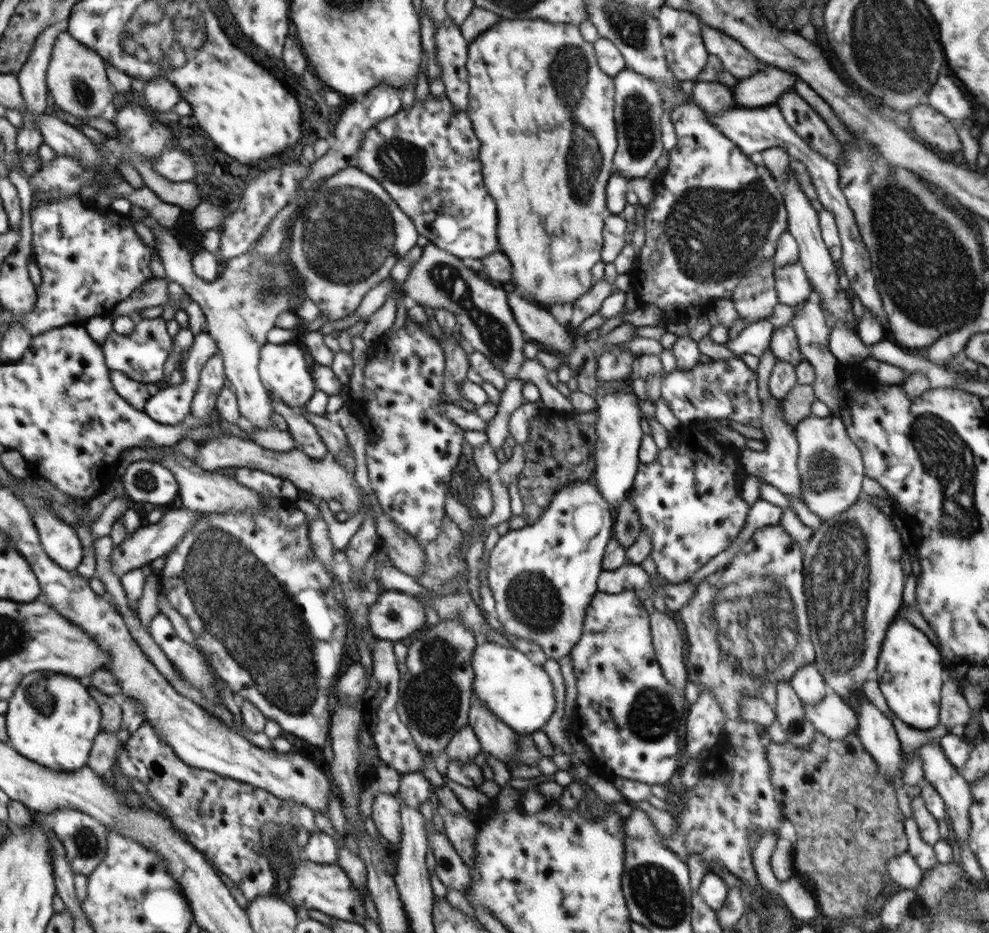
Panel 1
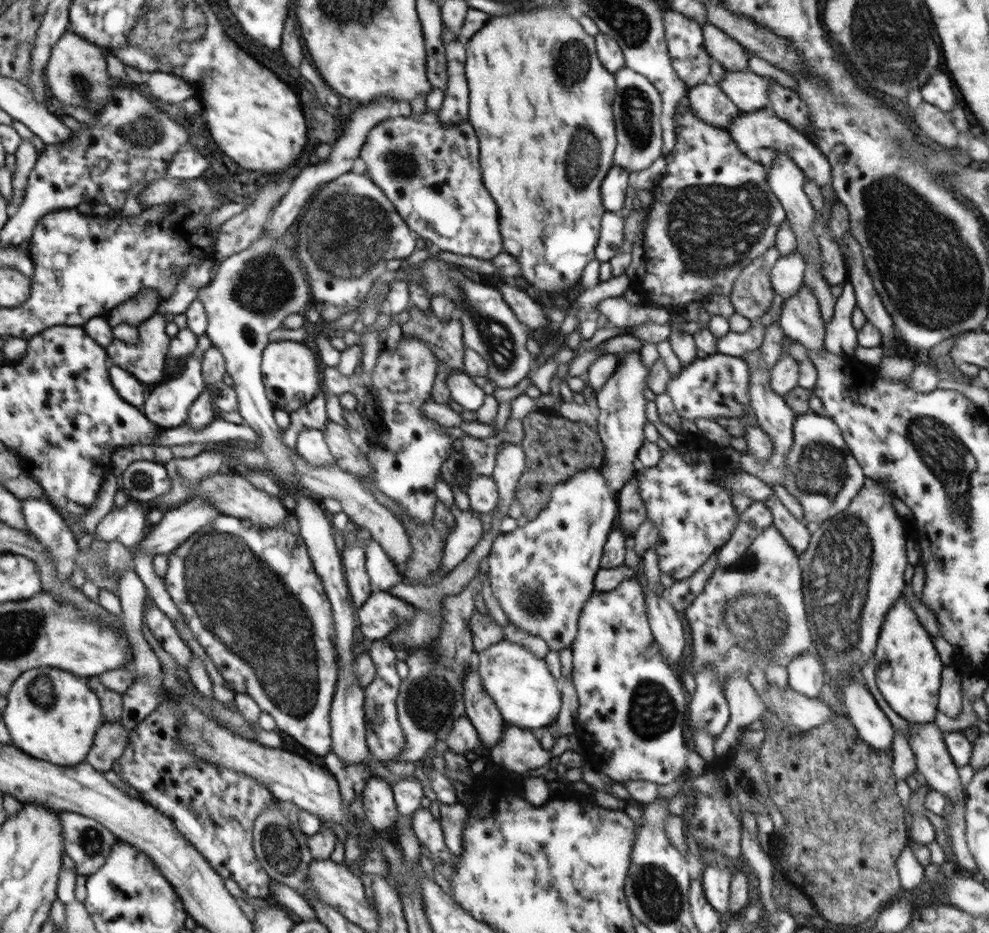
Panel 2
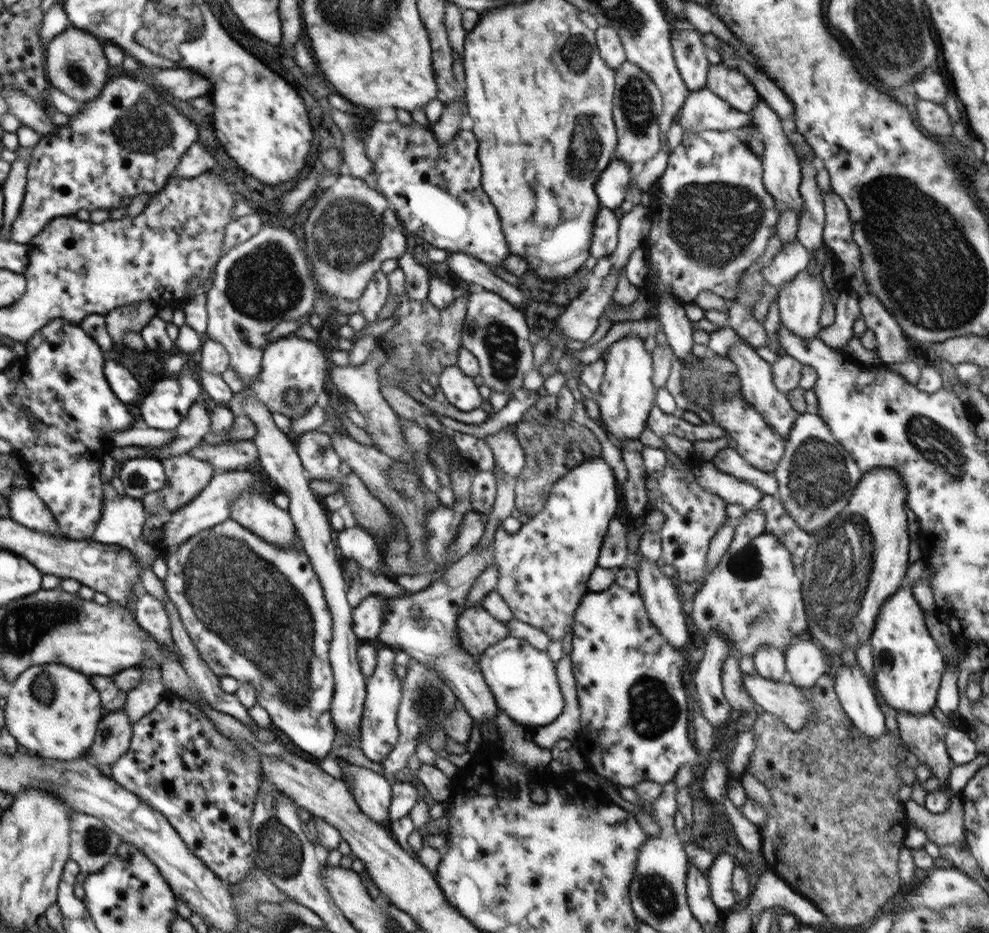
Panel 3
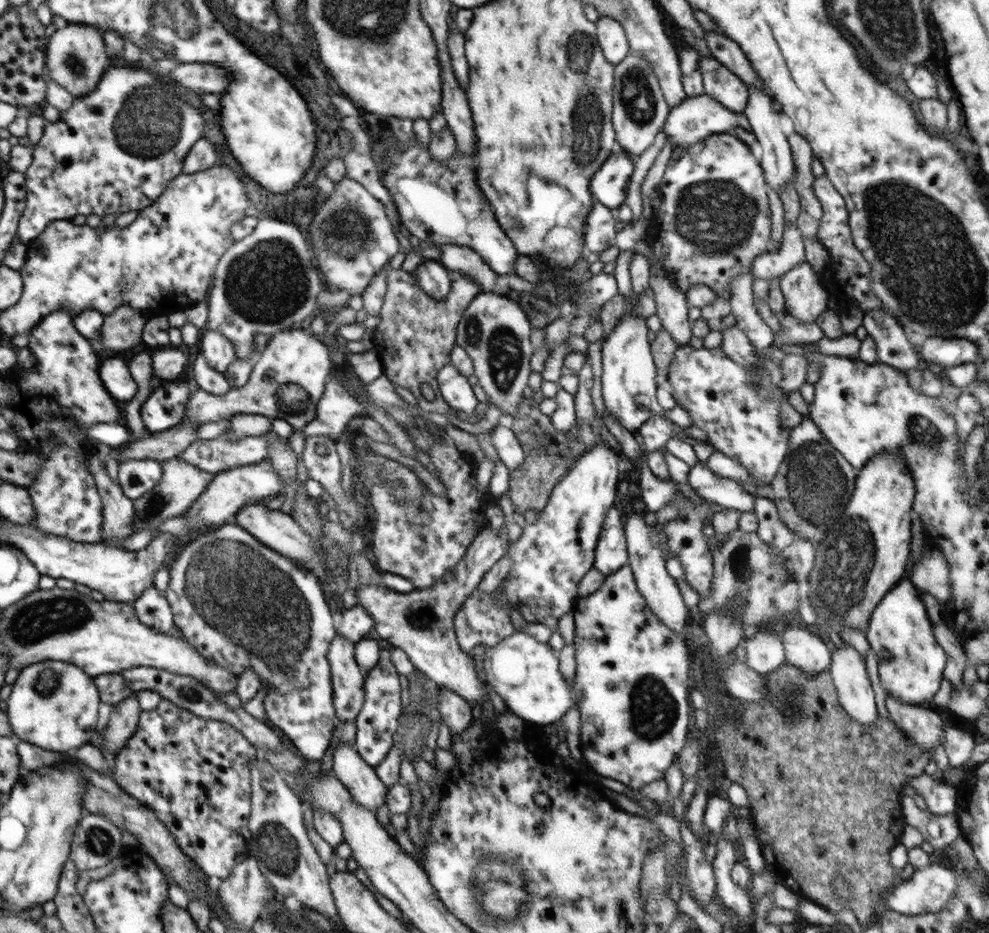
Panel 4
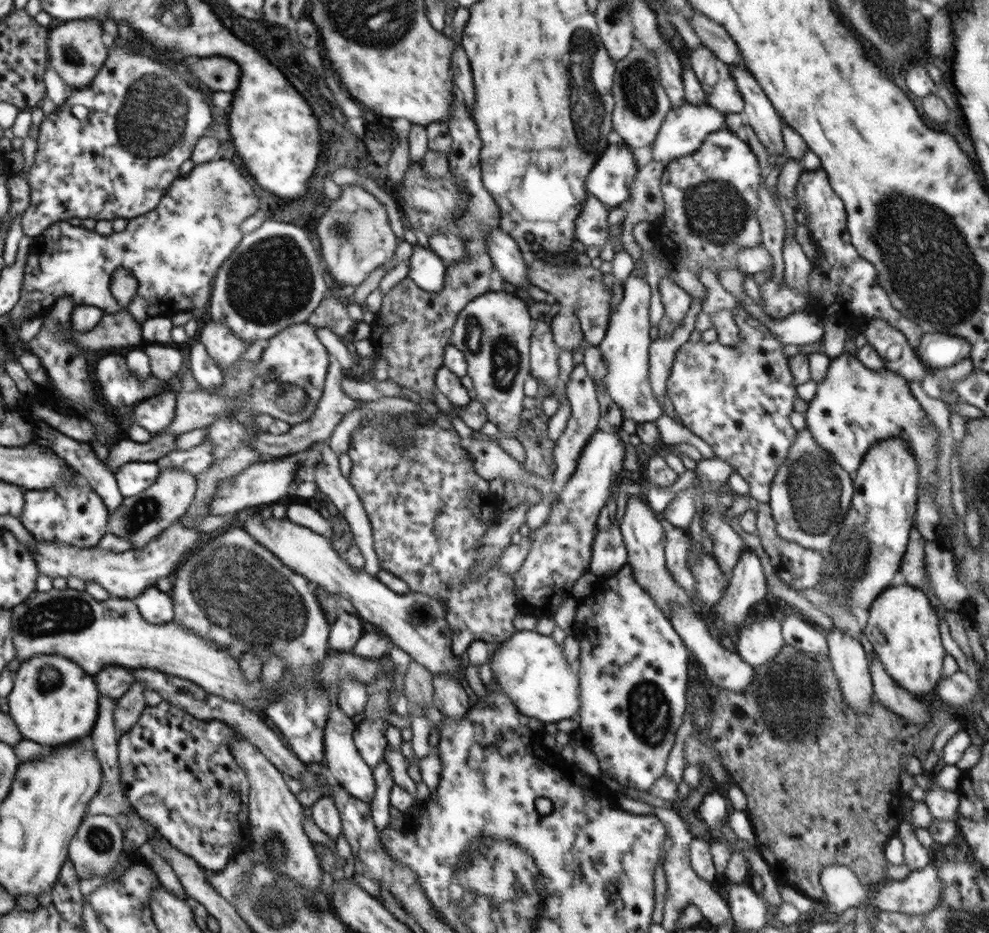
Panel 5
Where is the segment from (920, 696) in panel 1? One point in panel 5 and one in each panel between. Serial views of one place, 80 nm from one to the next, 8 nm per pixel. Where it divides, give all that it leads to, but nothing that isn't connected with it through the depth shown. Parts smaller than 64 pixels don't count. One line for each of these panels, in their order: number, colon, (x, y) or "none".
2: (908, 668)
3: (908, 664)
4: (911, 663)
5: (902, 626)

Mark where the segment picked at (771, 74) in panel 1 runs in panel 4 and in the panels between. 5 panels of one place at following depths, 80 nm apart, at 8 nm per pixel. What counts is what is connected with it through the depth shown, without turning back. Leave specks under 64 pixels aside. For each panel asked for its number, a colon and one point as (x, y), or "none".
2: (749, 91)
3: (731, 86)
4: (724, 86)

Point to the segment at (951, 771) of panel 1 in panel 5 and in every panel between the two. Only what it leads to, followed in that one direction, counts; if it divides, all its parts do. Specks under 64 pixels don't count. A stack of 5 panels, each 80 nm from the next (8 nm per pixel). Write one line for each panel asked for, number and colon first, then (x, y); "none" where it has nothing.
2: (934, 762)
3: (924, 735)
4: (924, 725)
5: (898, 700)

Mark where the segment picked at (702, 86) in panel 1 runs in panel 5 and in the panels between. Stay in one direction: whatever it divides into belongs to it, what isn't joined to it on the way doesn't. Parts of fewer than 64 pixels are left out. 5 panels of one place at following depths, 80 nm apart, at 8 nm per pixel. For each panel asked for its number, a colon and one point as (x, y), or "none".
2: (707, 101)
3: (702, 110)
4: (698, 117)
5: (685, 127)

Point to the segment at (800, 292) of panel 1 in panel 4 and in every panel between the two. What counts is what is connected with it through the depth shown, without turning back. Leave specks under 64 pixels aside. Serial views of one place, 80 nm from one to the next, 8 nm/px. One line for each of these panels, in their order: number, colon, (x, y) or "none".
2: (787, 274)
3: (793, 258)
4: (768, 265)

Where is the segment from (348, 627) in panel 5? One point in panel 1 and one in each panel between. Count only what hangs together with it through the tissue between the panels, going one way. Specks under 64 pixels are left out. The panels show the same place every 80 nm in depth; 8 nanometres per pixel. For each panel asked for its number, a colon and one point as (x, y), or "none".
1: (397, 616)
2: (382, 612)
3: (368, 617)
4: (354, 623)

